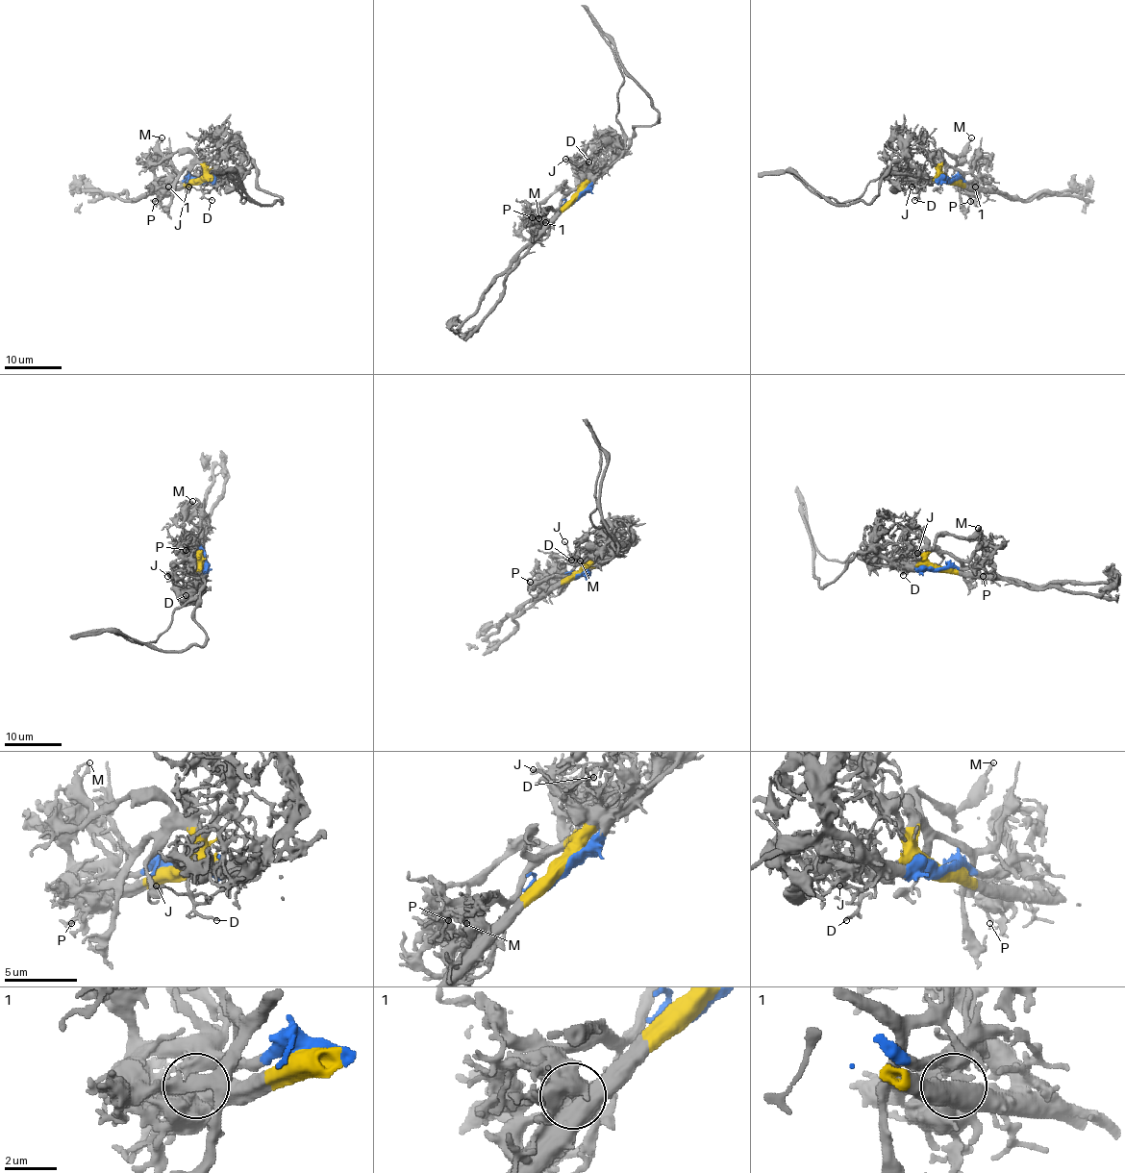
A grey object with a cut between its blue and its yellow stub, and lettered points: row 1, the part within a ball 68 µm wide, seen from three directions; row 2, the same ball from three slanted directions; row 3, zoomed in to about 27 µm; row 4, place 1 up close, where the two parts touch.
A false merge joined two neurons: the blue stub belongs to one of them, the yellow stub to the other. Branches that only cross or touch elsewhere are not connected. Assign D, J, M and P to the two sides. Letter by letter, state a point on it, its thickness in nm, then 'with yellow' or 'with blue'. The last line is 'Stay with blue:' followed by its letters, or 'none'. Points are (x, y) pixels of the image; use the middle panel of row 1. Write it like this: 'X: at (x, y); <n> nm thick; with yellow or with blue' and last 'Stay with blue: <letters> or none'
D: at (588, 162); 180 nm thick; with yellow
J: at (565, 159); 150 nm thick; with yellow
M: at (538, 218); 200 nm thick; with yellow
P: at (532, 217); 180 nm thick; with blue
Stay with blue: P

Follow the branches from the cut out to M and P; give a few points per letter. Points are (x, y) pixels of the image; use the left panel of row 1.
M: (199, 180), (204, 168), (189, 153), (178, 151), (165, 157), (160, 151), (162, 138)
P: (199, 180), (172, 181), (157, 204), (155, 201)

